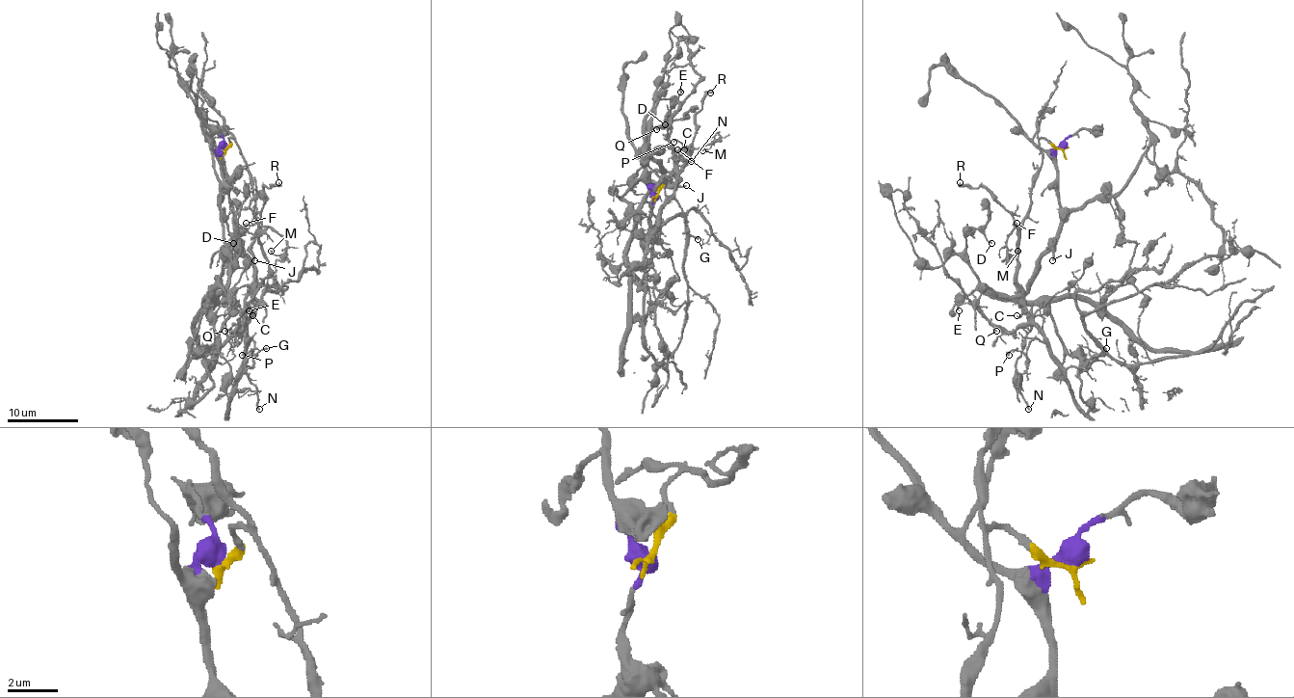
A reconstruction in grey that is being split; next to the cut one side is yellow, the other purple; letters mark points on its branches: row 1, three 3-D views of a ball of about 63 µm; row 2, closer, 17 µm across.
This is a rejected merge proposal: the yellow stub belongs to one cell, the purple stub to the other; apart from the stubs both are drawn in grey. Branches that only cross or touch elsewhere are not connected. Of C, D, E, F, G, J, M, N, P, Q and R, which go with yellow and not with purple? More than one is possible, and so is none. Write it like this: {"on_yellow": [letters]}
{"on_yellow": ["C", "E", "F", "G", "M", "N", "P", "Q", "R"]}

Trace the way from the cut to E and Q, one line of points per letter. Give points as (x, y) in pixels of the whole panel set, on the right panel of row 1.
E: (1064, 148), (1040, 140), (1041, 164), (1018, 249), (1016, 284), (1029, 319), (1011, 332), (968, 304), (958, 310)
Q: (1064, 148), (1040, 140), (1041, 164), (1018, 249), (1016, 284), (1029, 319), (1011, 332), (990, 325), (997, 330)

